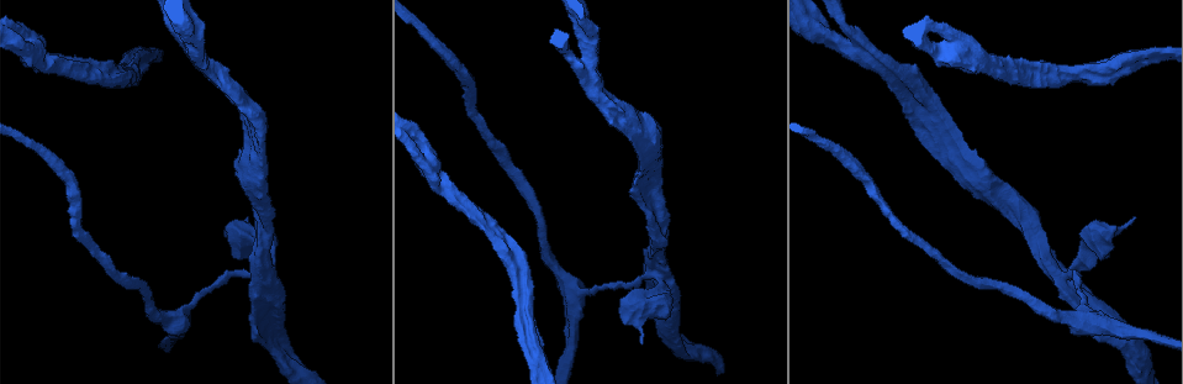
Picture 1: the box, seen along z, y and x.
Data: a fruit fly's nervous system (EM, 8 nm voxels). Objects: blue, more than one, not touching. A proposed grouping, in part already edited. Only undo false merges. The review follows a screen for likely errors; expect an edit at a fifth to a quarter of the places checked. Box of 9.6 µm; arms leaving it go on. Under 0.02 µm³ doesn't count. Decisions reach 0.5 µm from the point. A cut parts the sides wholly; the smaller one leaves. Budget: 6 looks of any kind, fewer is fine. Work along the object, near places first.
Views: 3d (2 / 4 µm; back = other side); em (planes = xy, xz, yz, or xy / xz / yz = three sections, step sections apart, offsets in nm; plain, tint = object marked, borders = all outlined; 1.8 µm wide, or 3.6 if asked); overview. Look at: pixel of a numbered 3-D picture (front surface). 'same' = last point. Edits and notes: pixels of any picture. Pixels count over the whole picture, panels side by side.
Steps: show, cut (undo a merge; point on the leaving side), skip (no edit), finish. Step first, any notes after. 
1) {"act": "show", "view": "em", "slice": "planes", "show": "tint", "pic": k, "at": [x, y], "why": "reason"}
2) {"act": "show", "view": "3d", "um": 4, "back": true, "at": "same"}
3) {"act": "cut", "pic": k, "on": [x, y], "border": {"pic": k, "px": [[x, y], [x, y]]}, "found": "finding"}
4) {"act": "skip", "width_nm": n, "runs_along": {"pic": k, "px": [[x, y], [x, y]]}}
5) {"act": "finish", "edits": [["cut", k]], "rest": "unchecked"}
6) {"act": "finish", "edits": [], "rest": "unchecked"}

{"act": "show", "view": "em", "slice": "planes", "show": "tint", "pic": 1, "at": [1027, 68], "why": "touches itself"}

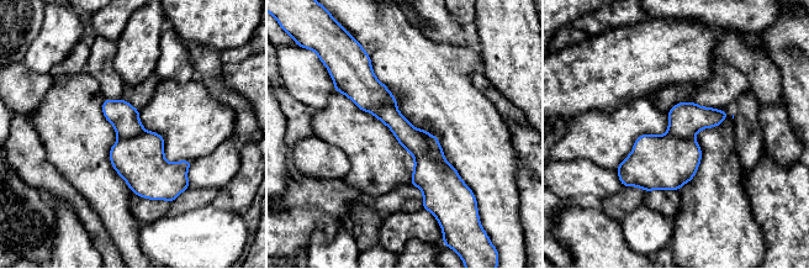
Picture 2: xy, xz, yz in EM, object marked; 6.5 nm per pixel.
{"act": "skip", "width_nm": 180, "found": "continuous, no second cell"}

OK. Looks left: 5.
{"act": "show", "view": "3d", "um": 4, "back": true, "pic": 1, "at": [865, 52], "why": "a fork"}

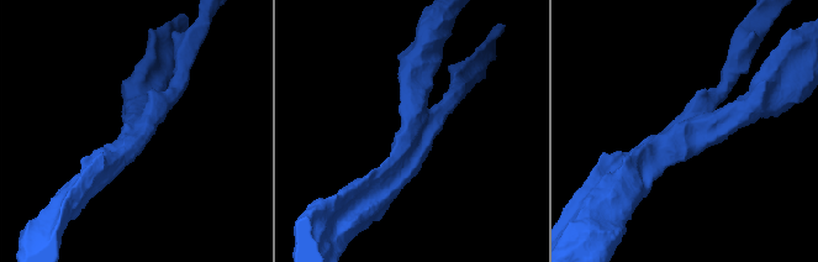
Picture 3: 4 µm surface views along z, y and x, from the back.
{"act": "show", "view": "em", "slice": "planes", "show": "tint", "pic": 3, "at": [696, 128], "arms": 3, "arm_widths_nm": [220, 320, 360], "why": "now the EM"}

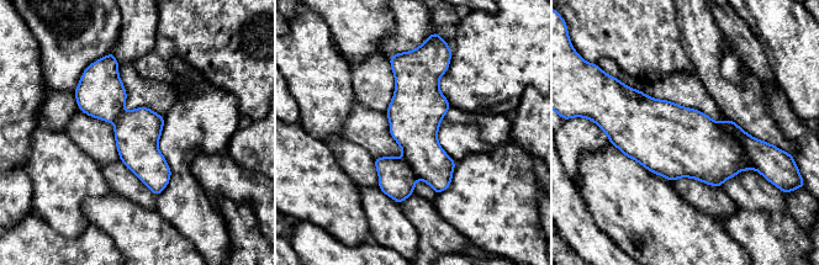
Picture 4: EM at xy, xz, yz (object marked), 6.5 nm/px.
{"act": "skip", "found": "one cell here"}

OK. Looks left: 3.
{"act": "show", "view": "em", "slice": "planes", "show": "tint", "pic": 1, "at": [998, 203], "why": "sharp bend"}

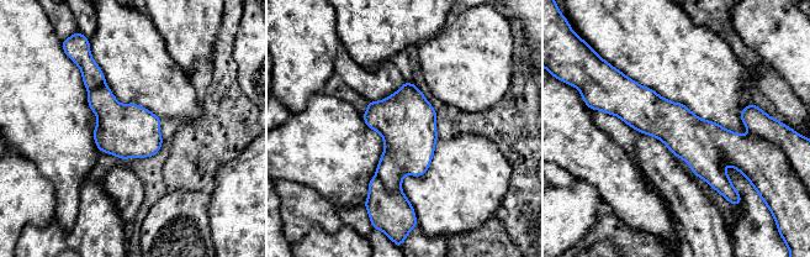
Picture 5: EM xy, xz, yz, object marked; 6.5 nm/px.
{"act": "skip", "width_nm": 300, "found": "continuous, no second cell"}

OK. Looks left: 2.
{"act": "finish", "edits": [], "rest": "unchecked"}

